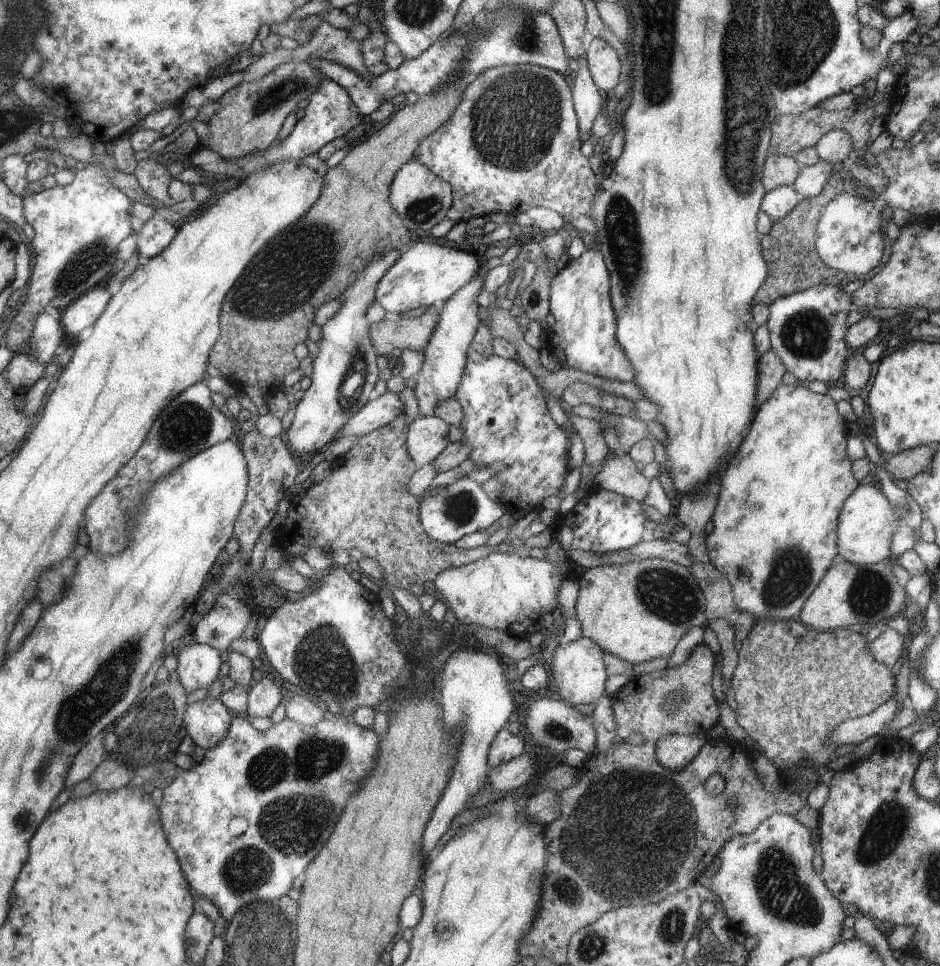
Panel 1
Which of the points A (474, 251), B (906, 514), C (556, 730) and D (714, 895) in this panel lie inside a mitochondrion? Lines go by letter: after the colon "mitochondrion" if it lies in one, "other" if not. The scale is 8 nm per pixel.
A: other
B: other
C: mitochondrion
D: other

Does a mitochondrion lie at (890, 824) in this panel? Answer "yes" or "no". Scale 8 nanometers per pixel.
yes

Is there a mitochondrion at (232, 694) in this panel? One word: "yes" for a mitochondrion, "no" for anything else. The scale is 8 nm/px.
no

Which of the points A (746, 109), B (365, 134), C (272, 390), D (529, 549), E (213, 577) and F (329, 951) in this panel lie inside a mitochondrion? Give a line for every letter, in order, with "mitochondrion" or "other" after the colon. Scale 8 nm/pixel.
A: mitochondrion
B: other
C: other
D: other
E: other
F: other

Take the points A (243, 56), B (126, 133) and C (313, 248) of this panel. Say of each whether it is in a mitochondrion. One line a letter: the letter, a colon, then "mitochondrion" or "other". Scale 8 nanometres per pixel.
A: other
B: other
C: mitochondrion

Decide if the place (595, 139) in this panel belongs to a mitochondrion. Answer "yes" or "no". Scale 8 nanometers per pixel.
no

